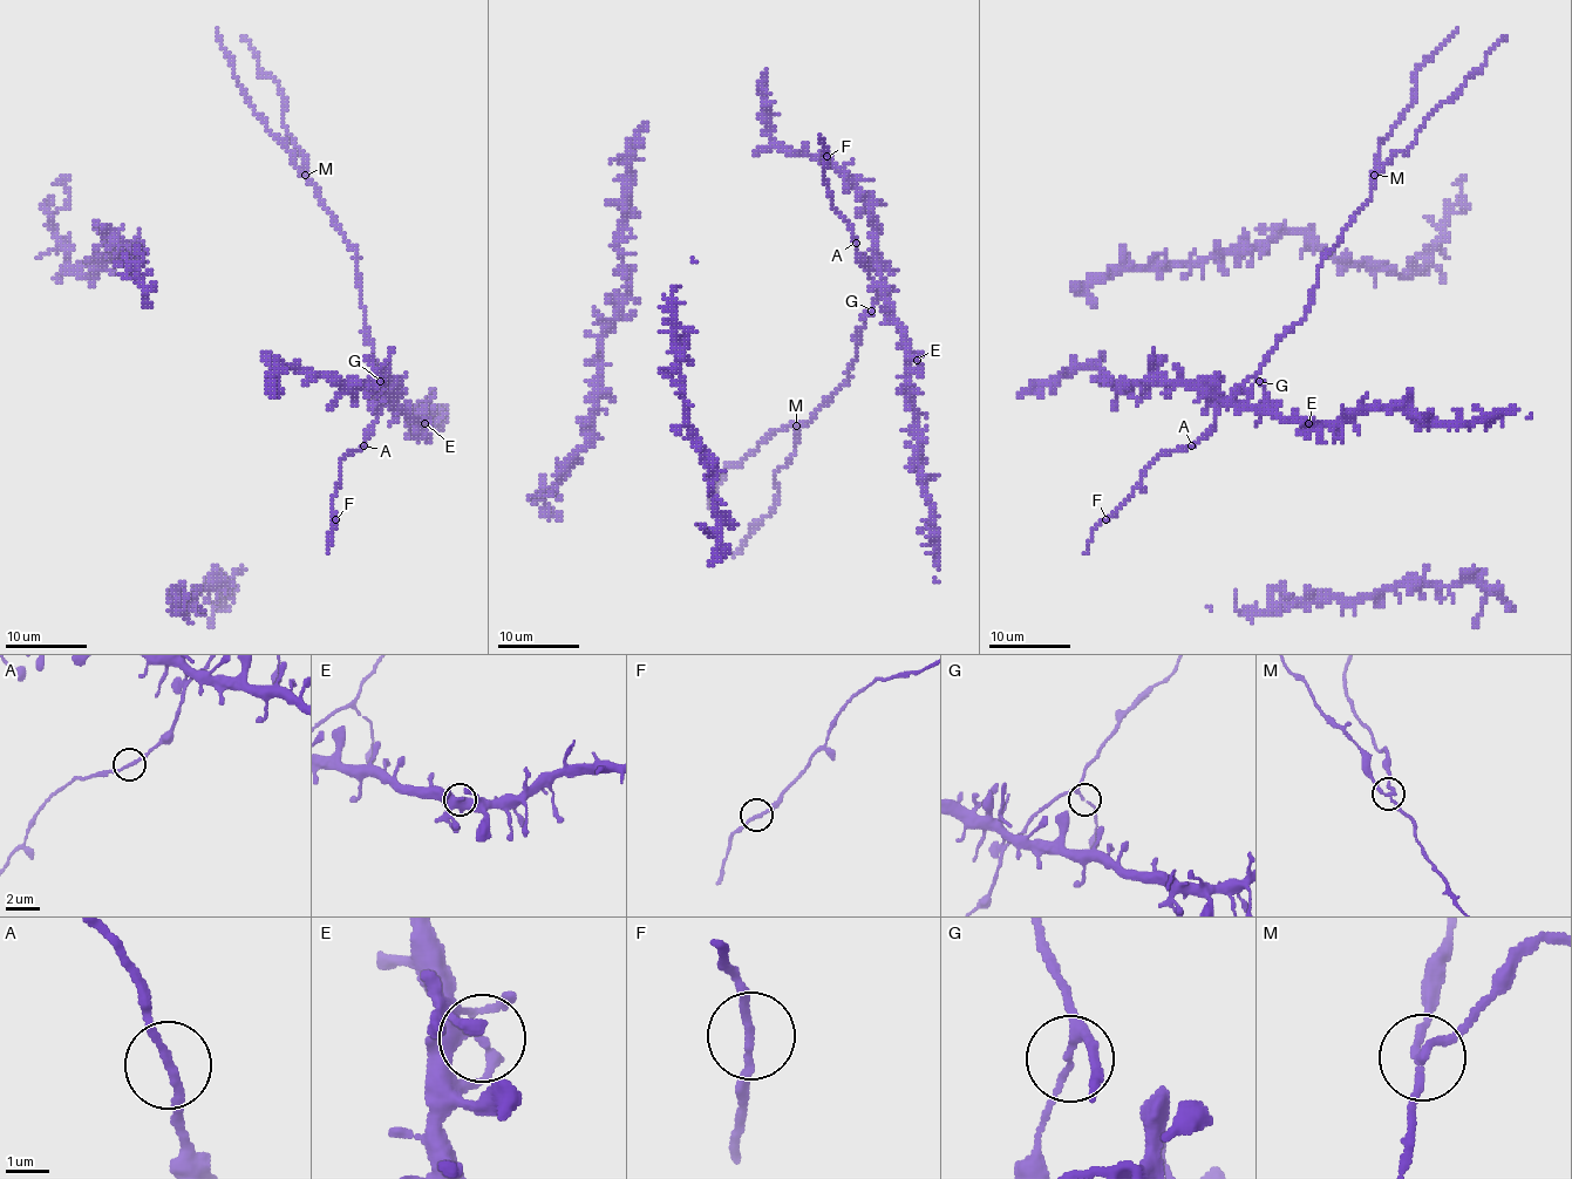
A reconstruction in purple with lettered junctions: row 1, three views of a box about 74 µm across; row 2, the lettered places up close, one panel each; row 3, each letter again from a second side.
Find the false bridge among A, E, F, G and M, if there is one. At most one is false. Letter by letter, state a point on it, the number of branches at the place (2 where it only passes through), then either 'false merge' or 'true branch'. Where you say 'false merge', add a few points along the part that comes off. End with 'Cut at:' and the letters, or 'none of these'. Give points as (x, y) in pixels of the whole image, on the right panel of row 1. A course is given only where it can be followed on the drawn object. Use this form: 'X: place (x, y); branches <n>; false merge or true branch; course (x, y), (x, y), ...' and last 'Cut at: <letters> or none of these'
A: place (1191, 445); branches 2; true branch
E: place (1308, 423); branches 3; true branch
F: place (1106, 519); branches 2; true branch
G: place (1259, 381); branches 3; true branch
M: place (1374, 175); branches 3; false merge; course (1374, 175), (1395, 154), (1407, 152), (1423, 121), (1483, 66), (1487, 54), (1505, 35)
Cut at: M

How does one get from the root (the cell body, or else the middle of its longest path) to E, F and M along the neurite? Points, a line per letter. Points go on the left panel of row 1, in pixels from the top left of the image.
E: (380, 384), (399, 409), (426, 423)
F: (380, 384), (385, 399), (366, 443), (339, 462), (339, 484), (333, 497), (335, 519)
M: (380, 384), (385, 396), (378, 402), (385, 377), (363, 320), (358, 252), (304, 175)

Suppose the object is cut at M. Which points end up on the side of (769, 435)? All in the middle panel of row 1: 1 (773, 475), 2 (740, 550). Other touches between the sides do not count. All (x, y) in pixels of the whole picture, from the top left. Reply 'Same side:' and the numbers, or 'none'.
Same side: none

